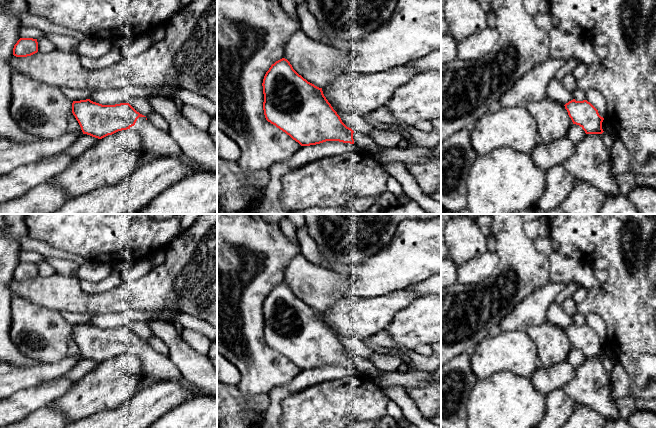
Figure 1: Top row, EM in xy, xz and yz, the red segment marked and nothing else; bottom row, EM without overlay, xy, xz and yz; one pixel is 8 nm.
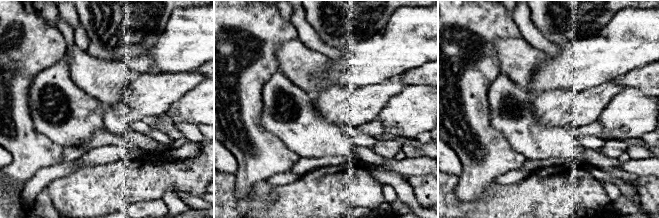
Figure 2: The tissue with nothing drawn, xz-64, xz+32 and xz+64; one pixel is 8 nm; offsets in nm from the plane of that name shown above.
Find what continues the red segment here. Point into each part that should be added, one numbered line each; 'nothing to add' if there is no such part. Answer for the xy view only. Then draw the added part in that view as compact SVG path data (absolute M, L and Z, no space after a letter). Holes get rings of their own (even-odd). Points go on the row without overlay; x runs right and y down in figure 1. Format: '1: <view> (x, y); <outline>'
1: xy (156, 367); M139 341L135 349L130 351L130 354L139 356L142 363L140 390L161 381L175 381L188 390L191 398L205 395L202 389L183 378L181 372L168 356L155 351L146 341Z

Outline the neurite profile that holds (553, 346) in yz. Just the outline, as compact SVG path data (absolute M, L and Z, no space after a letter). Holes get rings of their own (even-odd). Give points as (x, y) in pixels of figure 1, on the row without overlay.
M547 320L541 325L529 327L527 333L536 344L539 363L542 366L566 361L573 348L565 330Z

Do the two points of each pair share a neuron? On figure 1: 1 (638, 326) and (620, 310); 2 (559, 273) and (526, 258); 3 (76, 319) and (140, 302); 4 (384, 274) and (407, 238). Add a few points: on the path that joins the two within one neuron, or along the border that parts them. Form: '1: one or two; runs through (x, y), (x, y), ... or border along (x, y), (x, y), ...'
1: one; runs through (634, 324), (624, 314)
2: two; border along (546, 257), (549, 263), (550, 281)
3: two; border along (70, 312), (93, 314)
4: one; runs through (393, 265), (407, 251), (407, 247)

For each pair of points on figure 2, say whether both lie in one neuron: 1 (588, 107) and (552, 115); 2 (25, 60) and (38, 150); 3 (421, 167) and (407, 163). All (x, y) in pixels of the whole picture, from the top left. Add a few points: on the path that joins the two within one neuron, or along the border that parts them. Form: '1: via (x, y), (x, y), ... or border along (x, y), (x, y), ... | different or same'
1: via (579, 108), (569, 116), (561, 115) | same
2: via (18, 82), (18, 128) | same
3: via (418, 166), (410, 166) | same

